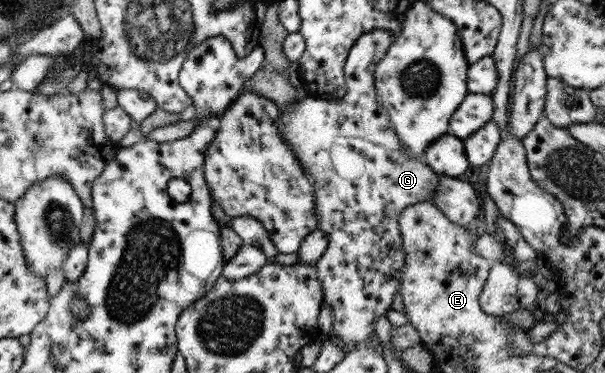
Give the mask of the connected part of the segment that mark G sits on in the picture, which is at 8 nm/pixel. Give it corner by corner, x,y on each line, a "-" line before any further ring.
375,28
371,32
365,33
357,39
349,49
347,55
344,74
347,90
343,99
339,102
329,102
325,100
313,99
312,97
305,98
299,103
293,103
289,108
285,108
285,112
280,112
279,122
281,123
281,135
285,137
285,141
289,147
297,153
301,165
305,167
307,176
313,183
313,193
315,193
315,207
317,207
317,218
319,228
325,232
327,238
327,248
321,255
321,258
316,262
315,269
317,269
317,277
321,281
323,287
324,301
328,301
333,308
333,327
335,332
344,342
348,344
356,344
356,346
366,345
369,335
374,332
376,319
381,315
388,313
392,309
392,302
395,295
401,290
401,271
405,267
405,254
403,254
403,244
401,240
401,232
399,232
399,213
403,209
417,204
419,202
433,202
433,193
435,193
435,186
439,183
441,176
437,172
433,172
433,168
424,162
423,159
413,158
407,148
401,144
401,140
397,138
397,134
393,129
393,124
388,114
388,107
377,101
377,94
375,90
375,67
377,63
386,56
387,49
392,43
391,31
383,28

